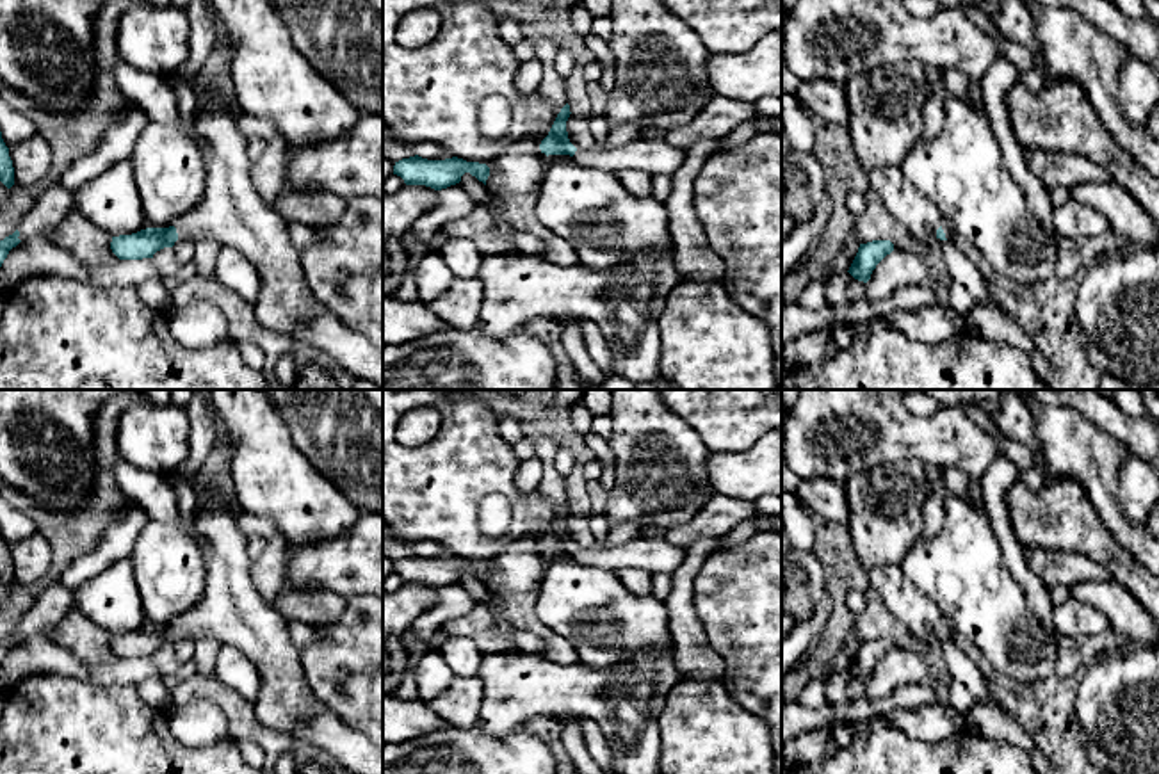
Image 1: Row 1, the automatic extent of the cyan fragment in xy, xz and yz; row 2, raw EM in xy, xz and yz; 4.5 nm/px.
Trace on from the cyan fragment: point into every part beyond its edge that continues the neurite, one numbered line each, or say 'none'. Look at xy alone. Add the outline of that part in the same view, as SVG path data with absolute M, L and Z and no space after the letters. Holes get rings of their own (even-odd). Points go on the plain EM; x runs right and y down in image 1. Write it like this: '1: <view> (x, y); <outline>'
1: xy (232, 611); M194 484L194 521L201 539L210 546L212 557L207 564L207 591L203 600L176 621L178 637L212 637L223 644L240 649L260 673L260 694L253 703L253 715L260 726L292 735L296 740L317 747L328 760L353 774L383 774L383 749L370 738L349 728L312 690L294 646L287 619L260 596L249 576L247 536L230 514L230 504L217 500Z

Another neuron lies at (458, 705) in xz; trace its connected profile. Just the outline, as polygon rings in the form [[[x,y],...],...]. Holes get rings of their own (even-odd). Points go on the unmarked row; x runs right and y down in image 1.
[[[479,676],[454,678],[450,687],[429,701],[427,706],[456,728],[477,726],[477,712],[482,701],[482,683]]]

